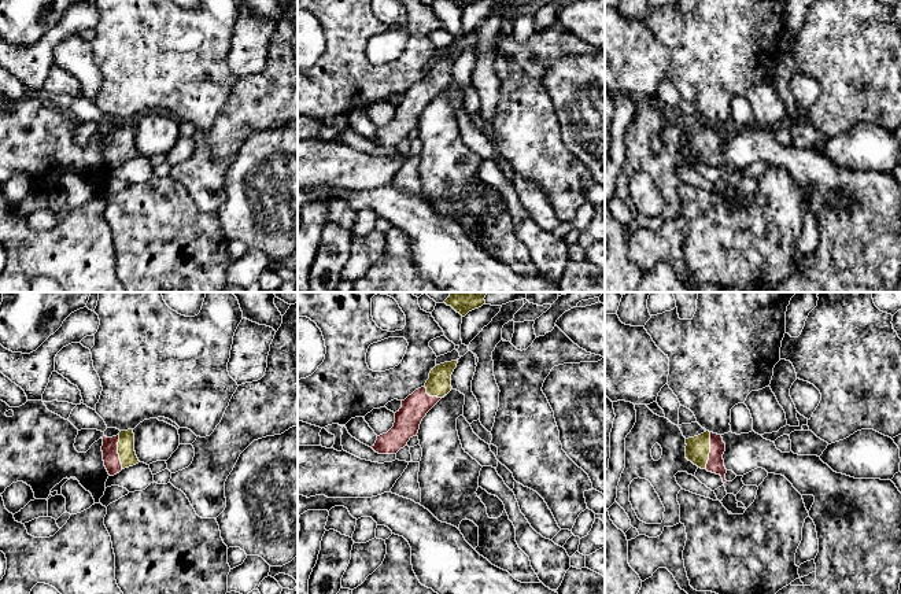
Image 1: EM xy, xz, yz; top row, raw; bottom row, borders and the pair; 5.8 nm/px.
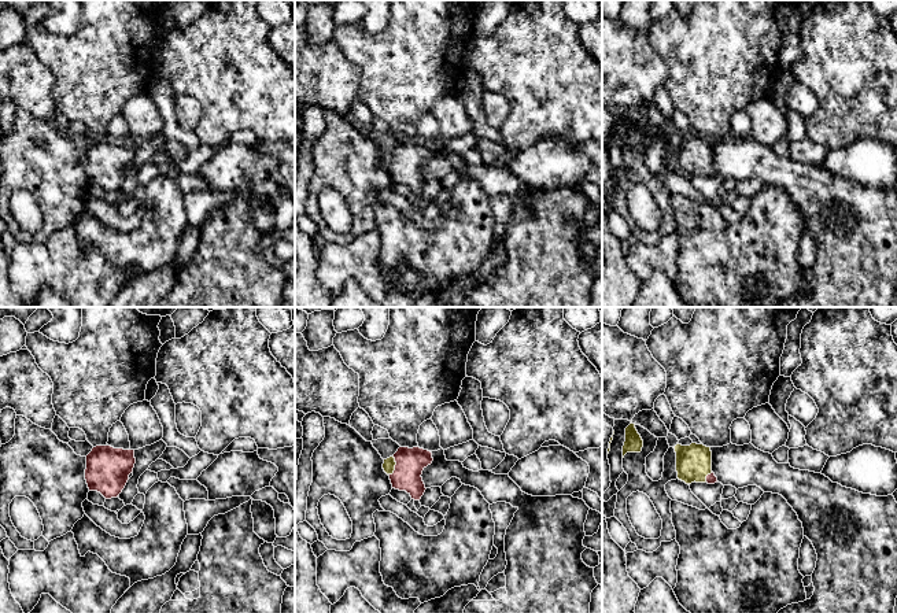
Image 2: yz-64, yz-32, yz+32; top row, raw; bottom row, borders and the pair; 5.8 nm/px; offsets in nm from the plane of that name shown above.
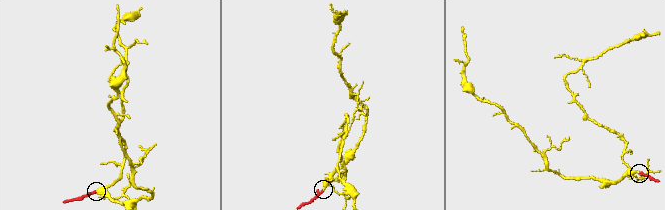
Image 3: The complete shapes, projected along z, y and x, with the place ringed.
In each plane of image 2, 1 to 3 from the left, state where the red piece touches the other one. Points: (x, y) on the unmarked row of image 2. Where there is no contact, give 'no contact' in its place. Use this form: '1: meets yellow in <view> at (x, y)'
1: no contact
2: meets yellow in yz-32 at (394, 159)
3: meets yellow in yz+32 at (707, 167)

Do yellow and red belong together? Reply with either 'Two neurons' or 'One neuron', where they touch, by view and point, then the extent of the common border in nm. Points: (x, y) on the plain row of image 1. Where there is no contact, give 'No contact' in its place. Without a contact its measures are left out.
One neuron. Touches yellow at yz (709, 143). Shared border 220 nm

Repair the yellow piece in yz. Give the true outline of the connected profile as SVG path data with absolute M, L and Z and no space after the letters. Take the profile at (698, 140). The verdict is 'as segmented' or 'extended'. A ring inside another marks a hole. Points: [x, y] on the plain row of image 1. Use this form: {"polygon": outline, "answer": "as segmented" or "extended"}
{"polygon": "M704 125L698 129L686 132L686 151L701 162L720 167L725 176L727 162L724 159L723 147L725 136L721 128Z", "answer": "extended"}

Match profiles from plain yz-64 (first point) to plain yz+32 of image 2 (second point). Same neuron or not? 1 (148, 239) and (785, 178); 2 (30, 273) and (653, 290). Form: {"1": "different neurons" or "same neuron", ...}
{"1": "different neurons", "2": "different neurons"}

